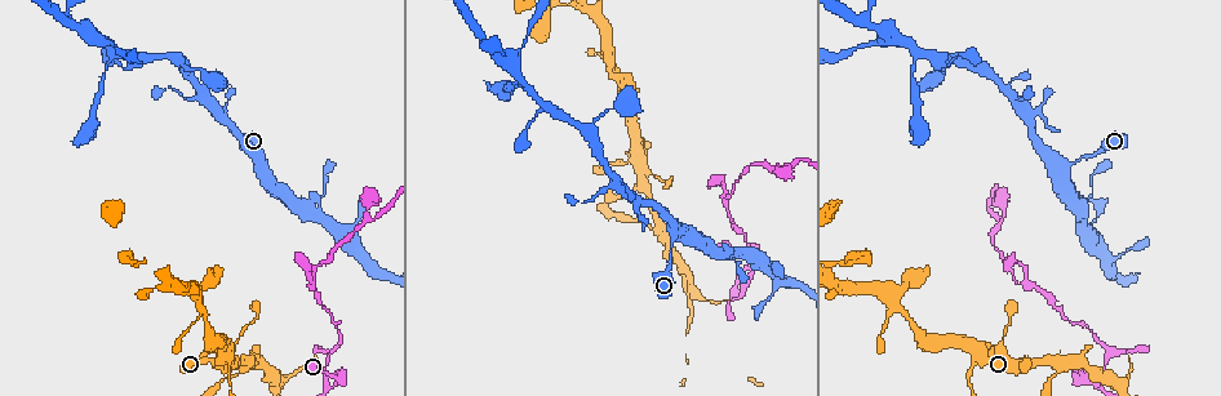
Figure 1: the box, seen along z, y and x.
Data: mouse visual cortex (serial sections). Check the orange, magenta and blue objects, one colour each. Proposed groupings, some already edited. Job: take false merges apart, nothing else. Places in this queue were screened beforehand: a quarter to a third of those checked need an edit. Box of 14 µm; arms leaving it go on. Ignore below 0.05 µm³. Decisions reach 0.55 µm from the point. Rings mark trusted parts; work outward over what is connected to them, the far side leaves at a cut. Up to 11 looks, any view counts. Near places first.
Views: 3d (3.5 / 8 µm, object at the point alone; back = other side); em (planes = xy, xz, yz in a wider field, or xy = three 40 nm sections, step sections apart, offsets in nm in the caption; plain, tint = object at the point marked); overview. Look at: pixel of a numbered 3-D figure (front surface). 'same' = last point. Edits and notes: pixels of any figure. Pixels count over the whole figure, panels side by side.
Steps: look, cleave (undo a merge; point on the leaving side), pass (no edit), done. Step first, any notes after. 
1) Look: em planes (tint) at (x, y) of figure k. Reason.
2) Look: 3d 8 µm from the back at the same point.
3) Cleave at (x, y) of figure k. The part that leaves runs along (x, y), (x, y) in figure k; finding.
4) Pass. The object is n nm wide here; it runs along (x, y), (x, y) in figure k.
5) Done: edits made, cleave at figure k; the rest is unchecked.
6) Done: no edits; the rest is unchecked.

Look: 3d 3.5 µm at (339, 380) of figure 1.

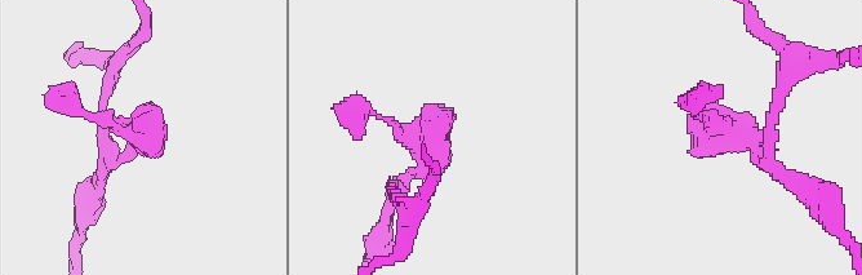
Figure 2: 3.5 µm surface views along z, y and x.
Look: em xy step 3 (tint) at (746, 136) of figure 2.

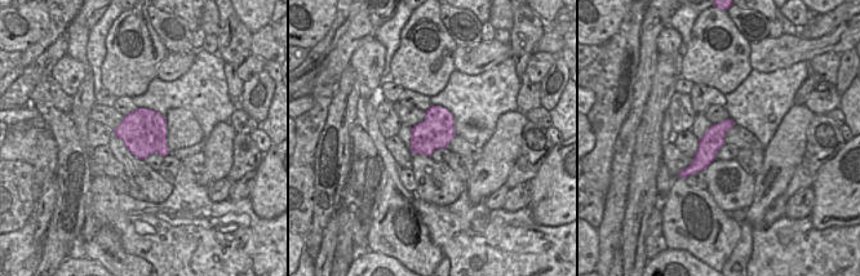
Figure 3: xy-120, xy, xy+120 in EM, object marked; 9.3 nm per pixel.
Pass. It runs along (368, 111), (427, 151), (391, 187) in figure 2; continuous, no second cell.

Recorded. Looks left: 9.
Look: 3d 3.5 µm from the back at (632, 158) of figure 1. Thin neck.

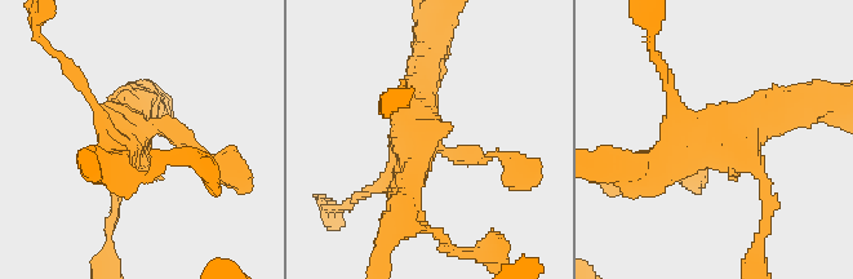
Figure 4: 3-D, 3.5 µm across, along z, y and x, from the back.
Look: em planes (plain) at (431, 137) of figure 4. Now the EM.

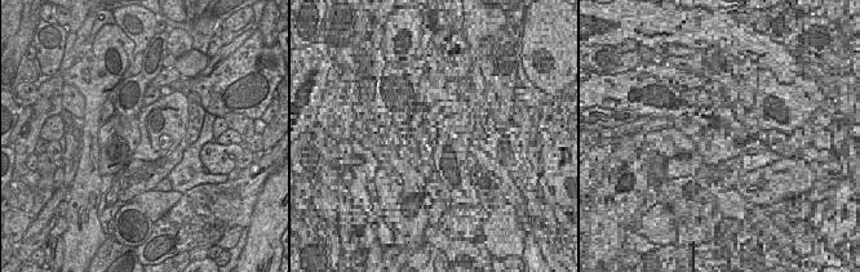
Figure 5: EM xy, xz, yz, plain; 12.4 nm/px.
Look: em planes (tint) at the same point.

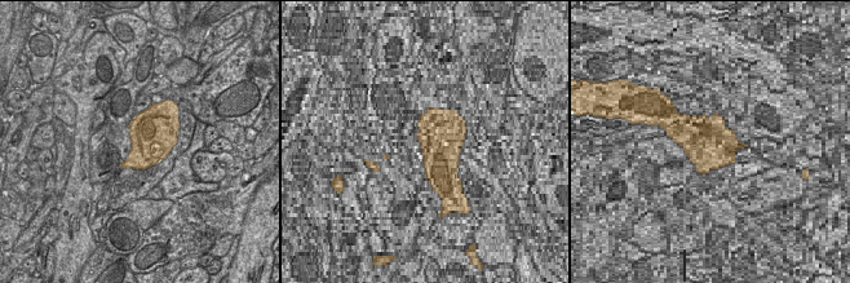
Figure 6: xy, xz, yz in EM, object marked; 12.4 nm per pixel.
Pass. It runs along (502, 156), (454, 156), (418, 129), (427, 67) in figure 4; continuous, no second cell.

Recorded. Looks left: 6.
Look: 3d 3.5 µm from the back at (251, 365) of figure 1. Side arm on a straight run.

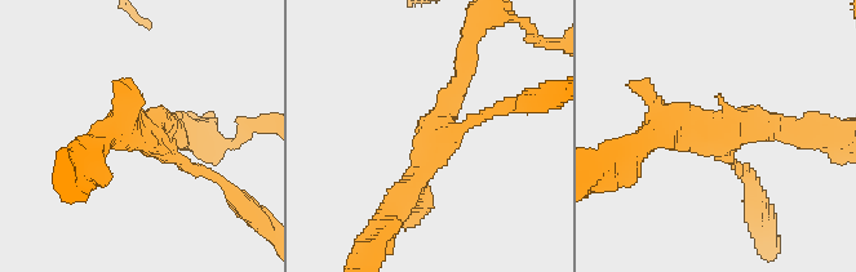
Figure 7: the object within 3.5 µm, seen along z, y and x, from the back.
Look: em xy step 5 (tint) at (727, 133) of figure 7. 3 arms meet here; the arms are 150, 250, 300 nm wide.

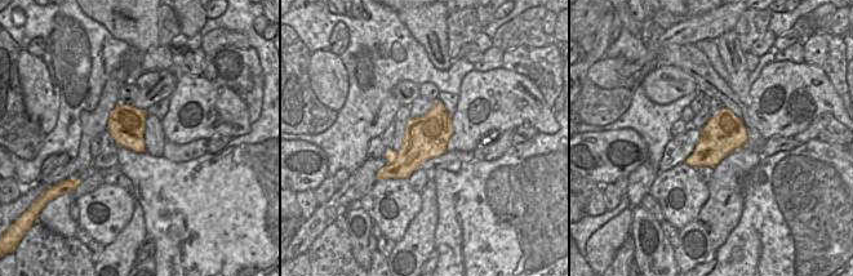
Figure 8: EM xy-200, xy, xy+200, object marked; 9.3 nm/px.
Pass. It runs along (462, 58), (458, 88), (399, 204) in figure 7; one cell here.

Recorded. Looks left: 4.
Look: 3d 3.5 µm at (1029, 283) of figure 1. Narrows sharply.

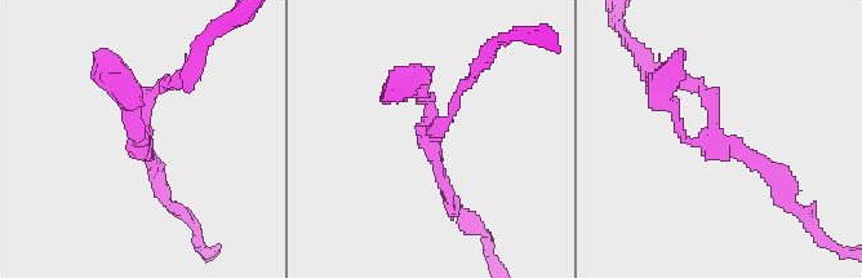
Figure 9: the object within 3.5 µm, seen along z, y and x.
Look: em xy step 1 (tint) at (720, 137) of figure 9. 3 arms meet here; the arms are 150, 150, 150 nm wide; shape alone is not enough.

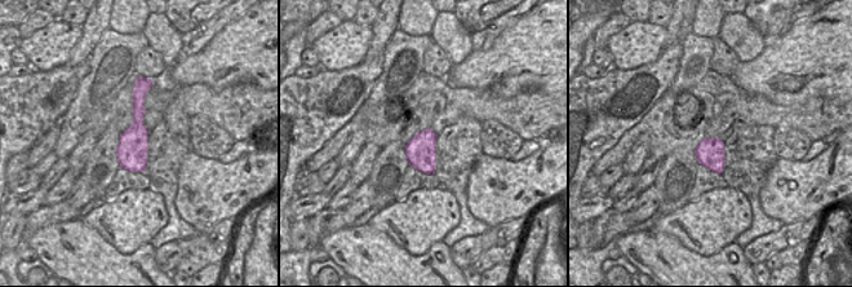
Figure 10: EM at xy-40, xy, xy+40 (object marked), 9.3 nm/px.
Pass. It runs along (448, 199), (432, 131), (460, 93) in figure 9; continuous, no second cell.

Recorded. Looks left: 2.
Done: no edits; the rest is unchecked.

